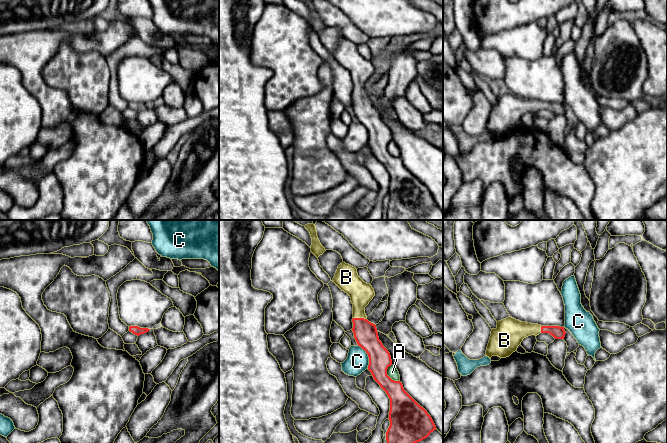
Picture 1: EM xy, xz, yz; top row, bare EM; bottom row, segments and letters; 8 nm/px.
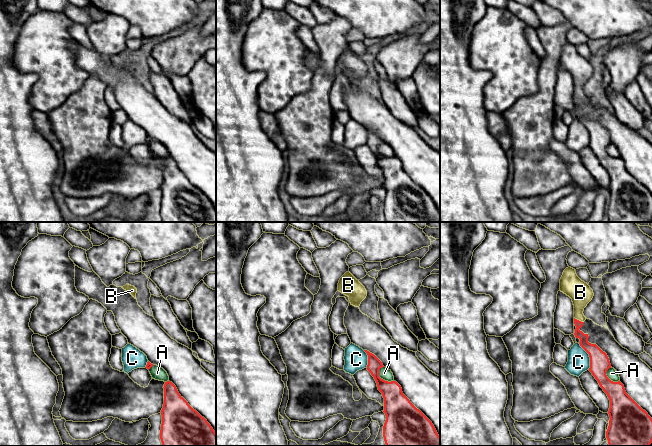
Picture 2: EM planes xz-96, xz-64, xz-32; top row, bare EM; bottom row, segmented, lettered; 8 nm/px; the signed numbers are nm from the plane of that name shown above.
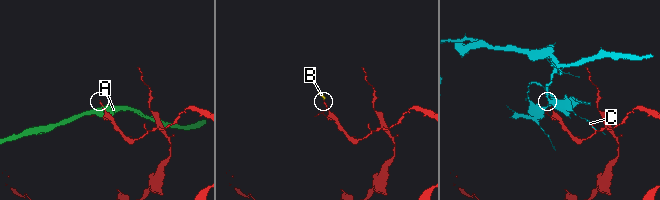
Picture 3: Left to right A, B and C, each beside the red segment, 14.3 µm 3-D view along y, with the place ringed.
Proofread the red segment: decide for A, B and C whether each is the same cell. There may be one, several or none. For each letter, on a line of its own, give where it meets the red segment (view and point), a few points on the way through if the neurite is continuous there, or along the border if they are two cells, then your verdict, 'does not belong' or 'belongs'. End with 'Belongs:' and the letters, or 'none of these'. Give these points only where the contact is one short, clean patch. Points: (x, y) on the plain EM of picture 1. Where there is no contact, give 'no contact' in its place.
A: contact xz (388, 152); does not belong
B: contact xz (360, 94); way xz (365, 109), (360, 100), (360, 94), (361, 69); belongs
C: contact xz (368, 132); border xz (358, 121), (367, 130), (368, 144); does not belong
Belongs: B

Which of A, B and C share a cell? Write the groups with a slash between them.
A / B / C

